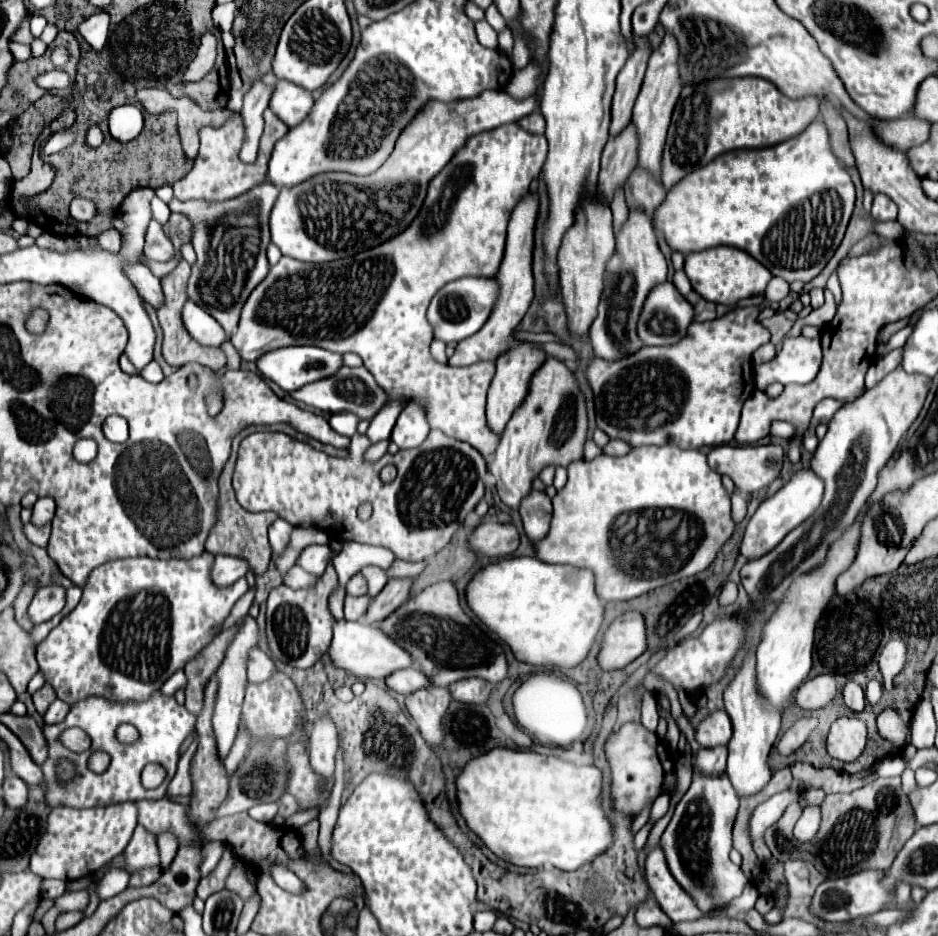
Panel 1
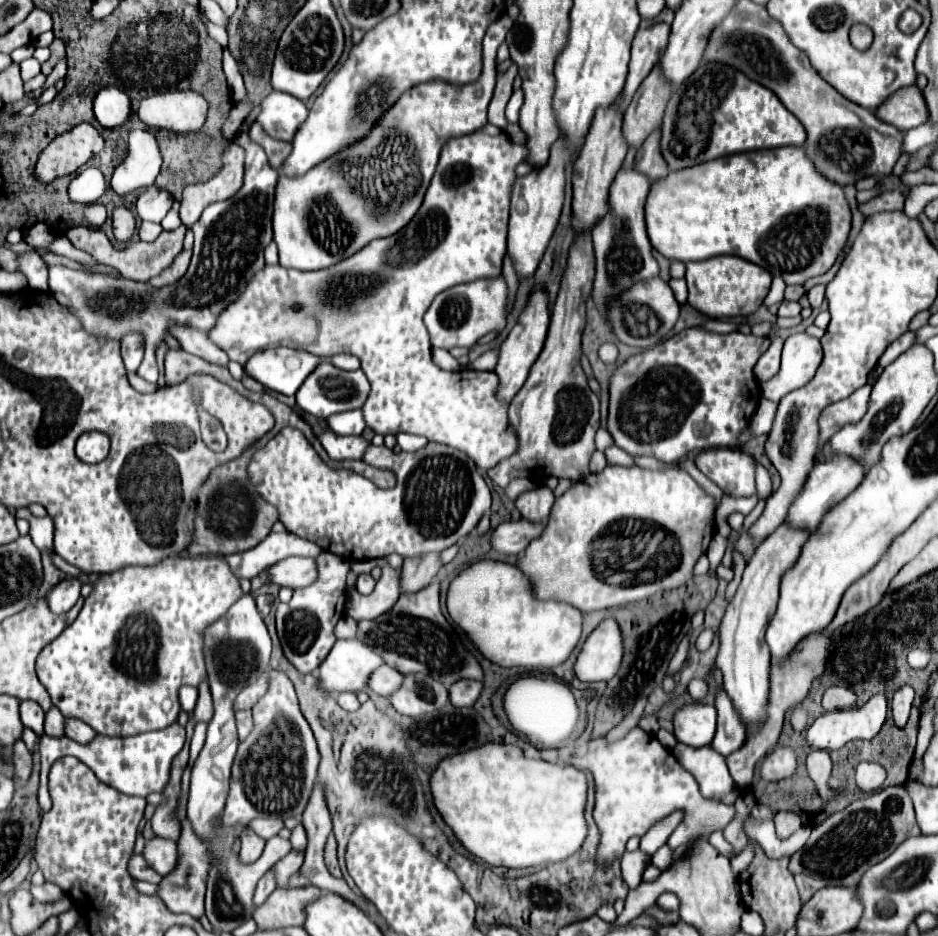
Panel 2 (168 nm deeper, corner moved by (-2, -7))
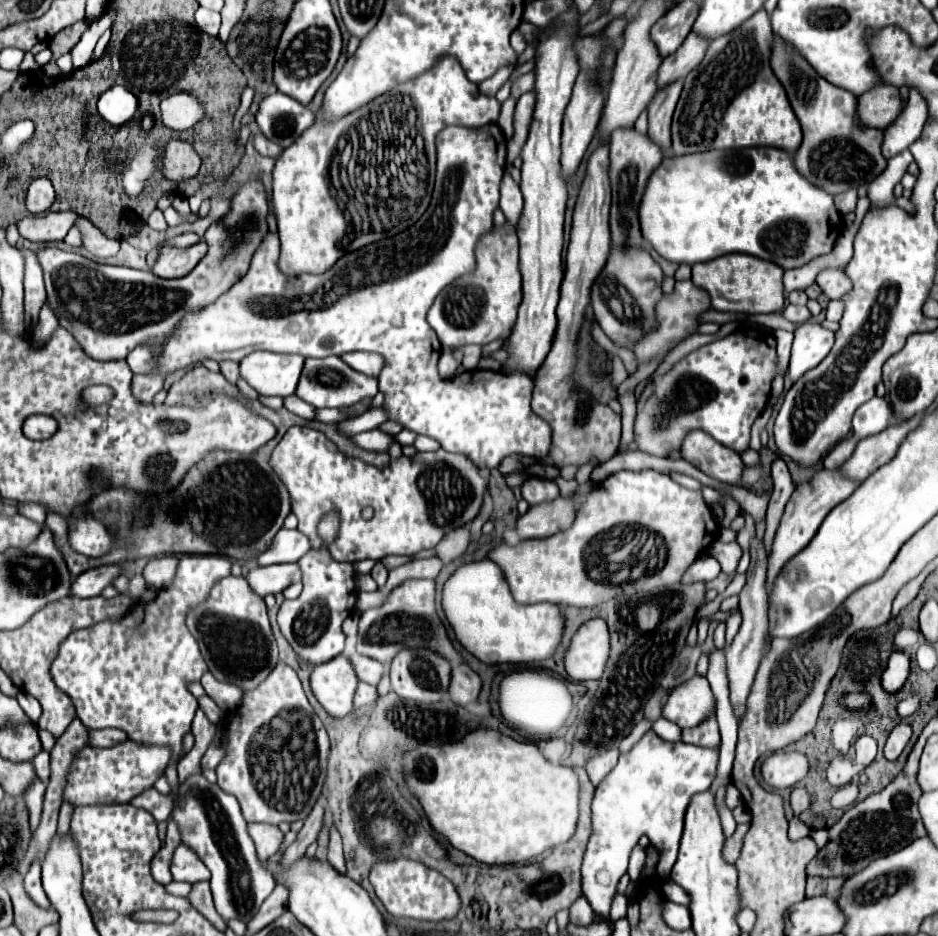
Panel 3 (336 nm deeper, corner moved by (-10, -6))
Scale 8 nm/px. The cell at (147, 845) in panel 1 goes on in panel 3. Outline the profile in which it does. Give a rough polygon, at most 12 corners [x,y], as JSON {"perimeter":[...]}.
{"perimeter":[[180,844],[172,876],[178,882],[210,880],[204,862]]}

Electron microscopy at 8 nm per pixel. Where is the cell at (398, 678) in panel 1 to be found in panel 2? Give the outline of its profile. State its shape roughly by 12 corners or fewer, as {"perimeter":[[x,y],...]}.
{"perimeter":[[388,665],[372,673],[368,687],[382,697],[400,689],[404,675]]}

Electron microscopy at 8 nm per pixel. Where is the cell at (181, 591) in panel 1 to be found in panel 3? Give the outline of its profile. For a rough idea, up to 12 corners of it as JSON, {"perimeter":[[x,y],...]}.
{"perimeter":[[180,556],[52,664],[90,730],[182,756],[208,670],[184,624],[232,560]]}

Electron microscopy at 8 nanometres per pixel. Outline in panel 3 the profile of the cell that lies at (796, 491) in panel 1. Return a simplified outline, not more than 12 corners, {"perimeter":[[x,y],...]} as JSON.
{"perimeter":[[920,418],[888,426],[858,440],[840,466],[852,480],[866,480],[896,456]]}

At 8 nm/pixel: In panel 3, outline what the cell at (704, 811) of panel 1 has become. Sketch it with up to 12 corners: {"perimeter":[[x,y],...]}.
{"perimeter":[[716,718],[682,730],[682,742],[718,746]]}

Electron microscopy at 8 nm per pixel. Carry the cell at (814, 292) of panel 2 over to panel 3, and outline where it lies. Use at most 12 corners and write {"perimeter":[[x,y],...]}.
{"perimeter":[[824,268],[816,282],[832,300],[852,288],[844,268]]}

